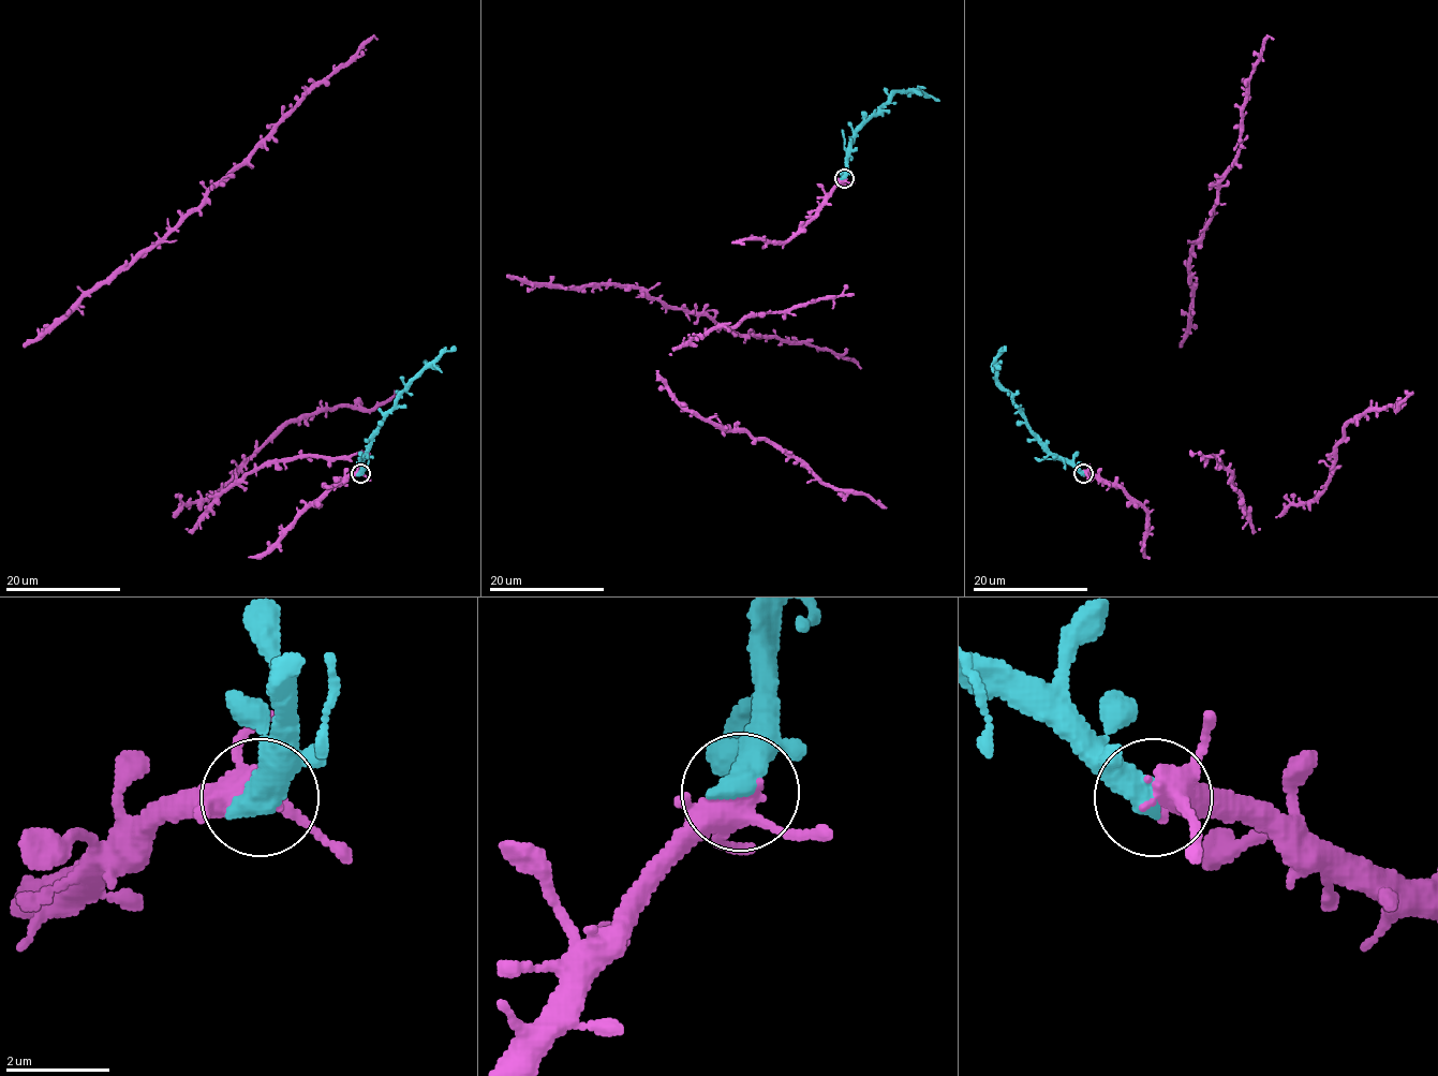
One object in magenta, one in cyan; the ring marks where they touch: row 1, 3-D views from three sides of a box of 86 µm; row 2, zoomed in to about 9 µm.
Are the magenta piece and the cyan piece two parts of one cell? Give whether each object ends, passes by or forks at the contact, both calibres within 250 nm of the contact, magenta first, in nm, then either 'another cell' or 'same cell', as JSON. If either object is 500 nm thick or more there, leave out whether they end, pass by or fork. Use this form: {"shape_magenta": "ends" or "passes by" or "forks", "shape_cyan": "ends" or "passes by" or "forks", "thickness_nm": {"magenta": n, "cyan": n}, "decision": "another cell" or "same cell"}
{"thickness_nm": {"magenta": 360, "cyan": 600}, "decision": "same cell"}

